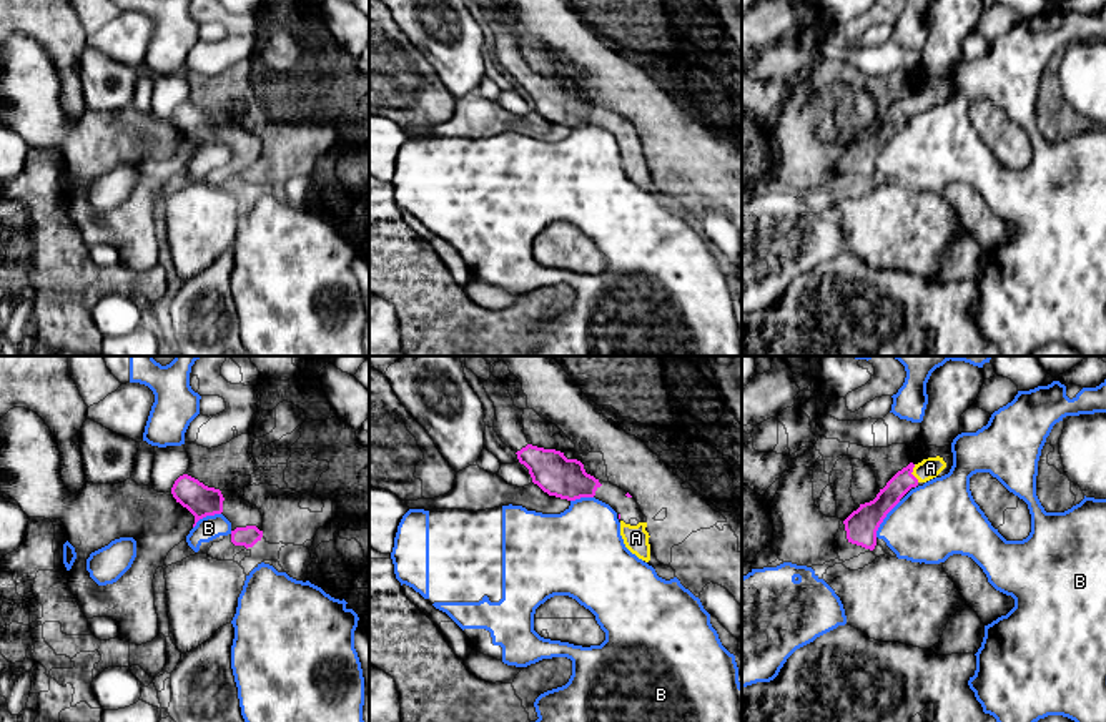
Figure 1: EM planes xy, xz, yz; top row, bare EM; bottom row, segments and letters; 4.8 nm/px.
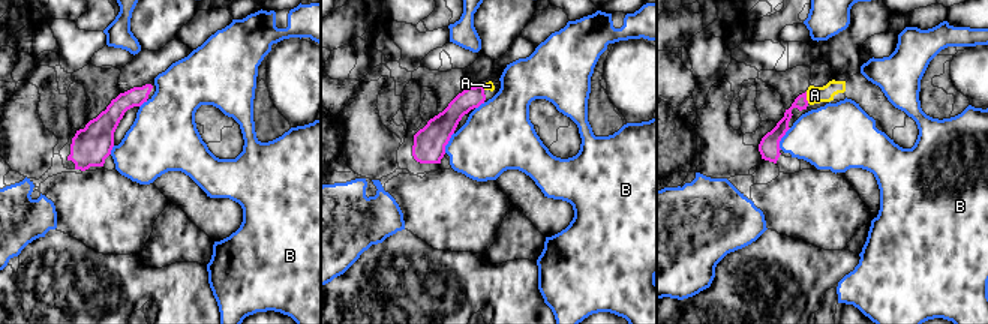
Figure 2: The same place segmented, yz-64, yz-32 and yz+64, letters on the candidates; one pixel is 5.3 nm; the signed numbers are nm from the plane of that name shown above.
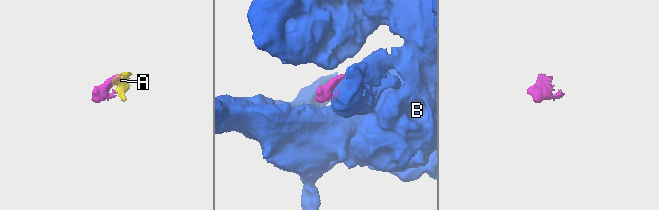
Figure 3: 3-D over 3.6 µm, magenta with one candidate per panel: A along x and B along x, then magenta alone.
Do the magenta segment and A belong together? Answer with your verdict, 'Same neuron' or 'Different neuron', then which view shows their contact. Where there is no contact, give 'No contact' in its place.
Same neuron. Touches magenta in yz

